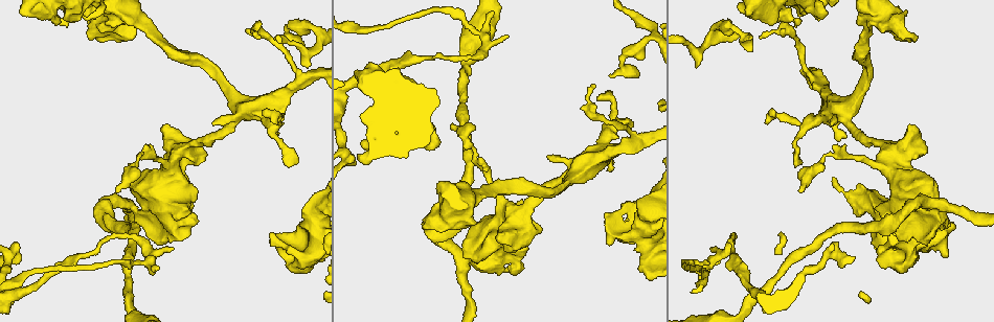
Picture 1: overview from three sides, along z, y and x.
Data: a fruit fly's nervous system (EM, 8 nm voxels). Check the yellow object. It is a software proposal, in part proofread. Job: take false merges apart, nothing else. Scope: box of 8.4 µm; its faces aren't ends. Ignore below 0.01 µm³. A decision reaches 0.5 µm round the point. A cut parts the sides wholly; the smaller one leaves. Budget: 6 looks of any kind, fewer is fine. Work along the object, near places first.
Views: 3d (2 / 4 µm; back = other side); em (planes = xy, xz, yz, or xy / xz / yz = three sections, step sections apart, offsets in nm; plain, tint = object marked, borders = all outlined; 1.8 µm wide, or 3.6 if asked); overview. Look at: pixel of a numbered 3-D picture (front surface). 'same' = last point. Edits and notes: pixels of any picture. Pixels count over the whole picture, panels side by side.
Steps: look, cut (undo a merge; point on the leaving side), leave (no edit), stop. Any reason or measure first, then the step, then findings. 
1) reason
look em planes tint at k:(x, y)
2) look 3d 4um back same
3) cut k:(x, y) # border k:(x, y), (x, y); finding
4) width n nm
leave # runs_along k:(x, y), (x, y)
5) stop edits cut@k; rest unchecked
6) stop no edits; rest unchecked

sharp bend
look em 3.6um planes tint at 1:(312, 251)

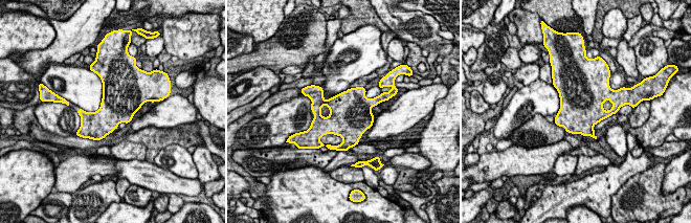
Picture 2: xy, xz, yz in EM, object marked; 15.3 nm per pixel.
leave # continuous, no second neuron

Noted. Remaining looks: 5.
abrupt turn
look em 3.6um planes tint at 1:(176, 217)

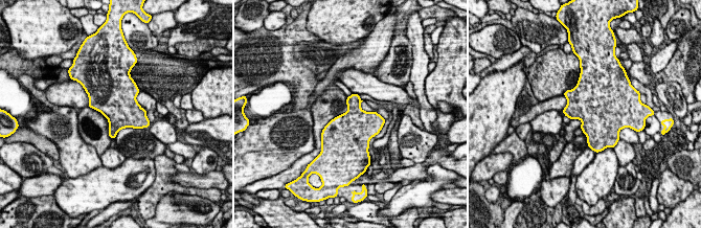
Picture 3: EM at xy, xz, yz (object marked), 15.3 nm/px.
leave # continuous, no second neuron

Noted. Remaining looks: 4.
calibre changes
look em xy step 4 tint at 1:(607, 132)

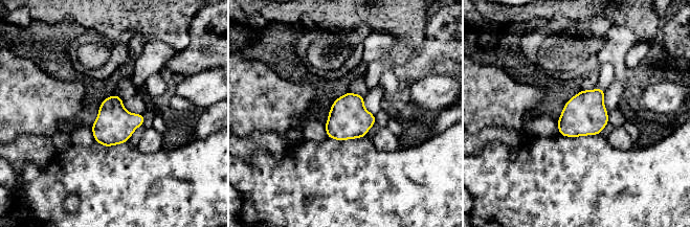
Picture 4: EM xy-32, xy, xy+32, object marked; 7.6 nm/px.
look em planes tint same

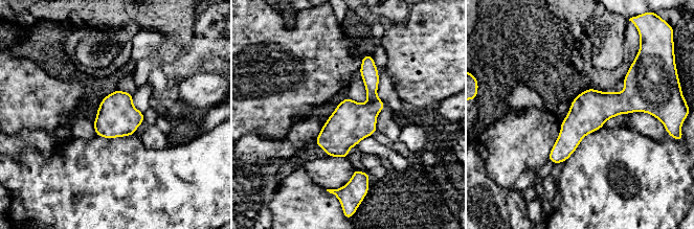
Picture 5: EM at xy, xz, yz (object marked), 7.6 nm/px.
width 300 nm
leave # runs_along 5:(646, 109), (603, 106), (551, 158); all the same neuron

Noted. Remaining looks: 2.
stop no edits; rest unchecked

